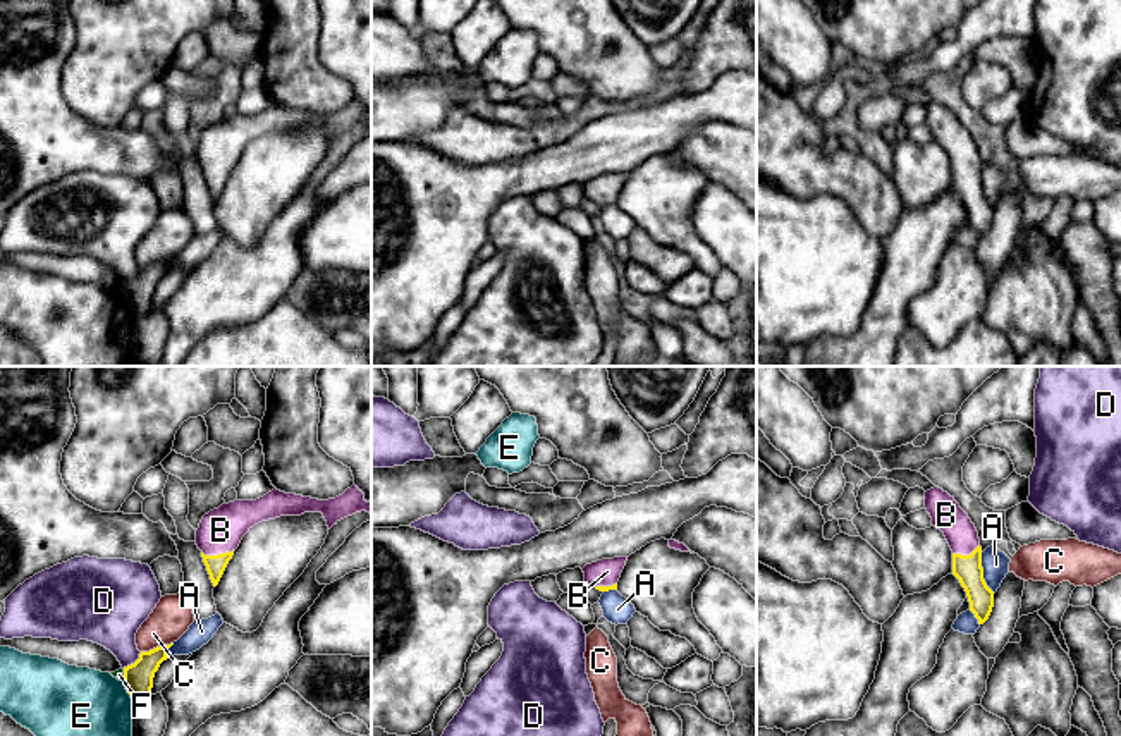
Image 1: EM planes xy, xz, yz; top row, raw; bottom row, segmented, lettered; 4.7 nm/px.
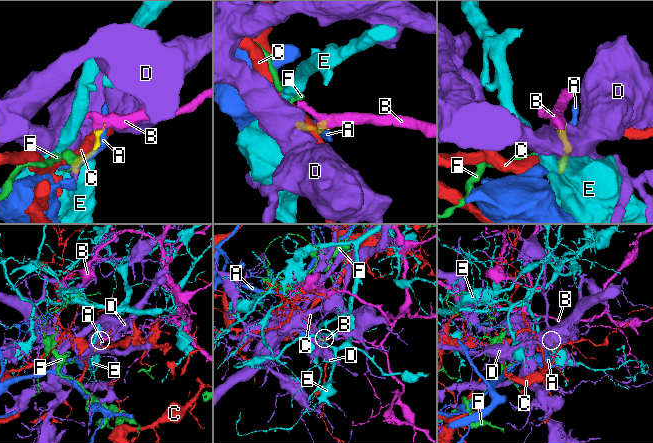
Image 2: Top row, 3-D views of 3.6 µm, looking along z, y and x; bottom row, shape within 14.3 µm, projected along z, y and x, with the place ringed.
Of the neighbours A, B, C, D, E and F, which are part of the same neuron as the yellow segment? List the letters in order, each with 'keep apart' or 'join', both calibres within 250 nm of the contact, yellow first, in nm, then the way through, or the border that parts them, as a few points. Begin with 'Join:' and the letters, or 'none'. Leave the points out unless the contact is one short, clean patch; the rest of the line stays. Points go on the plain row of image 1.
Join: B
A: keep apart; 130 nm thick on the yellow side, 130 nm on the other
B: join; 100 nm thick on the yellow side, 200 nm on the other; runs through xy (215, 179), (219, 169), (220, 145)
C: keep apart; 140 nm thick on the yellow side, 190 nm on the other
D: keep apart; 140 nm thick on the yellow side, 280 nm on the other; border along xy (141, 267), (122, 282)
E: keep apart; 140 nm thick on the yellow side, 460 nm on the other; border along xy (122, 296), (134, 315)
F: keep apart; 140 nm thick on the yellow side, 50 nm on the other; border along xy (122, 284), (124, 294)

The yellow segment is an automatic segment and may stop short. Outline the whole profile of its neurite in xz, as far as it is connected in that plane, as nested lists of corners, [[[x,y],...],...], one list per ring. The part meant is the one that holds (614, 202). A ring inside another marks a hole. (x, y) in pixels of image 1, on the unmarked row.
[[[628,172],[602,174],[583,182],[585,199],[600,206],[617,205]]]

